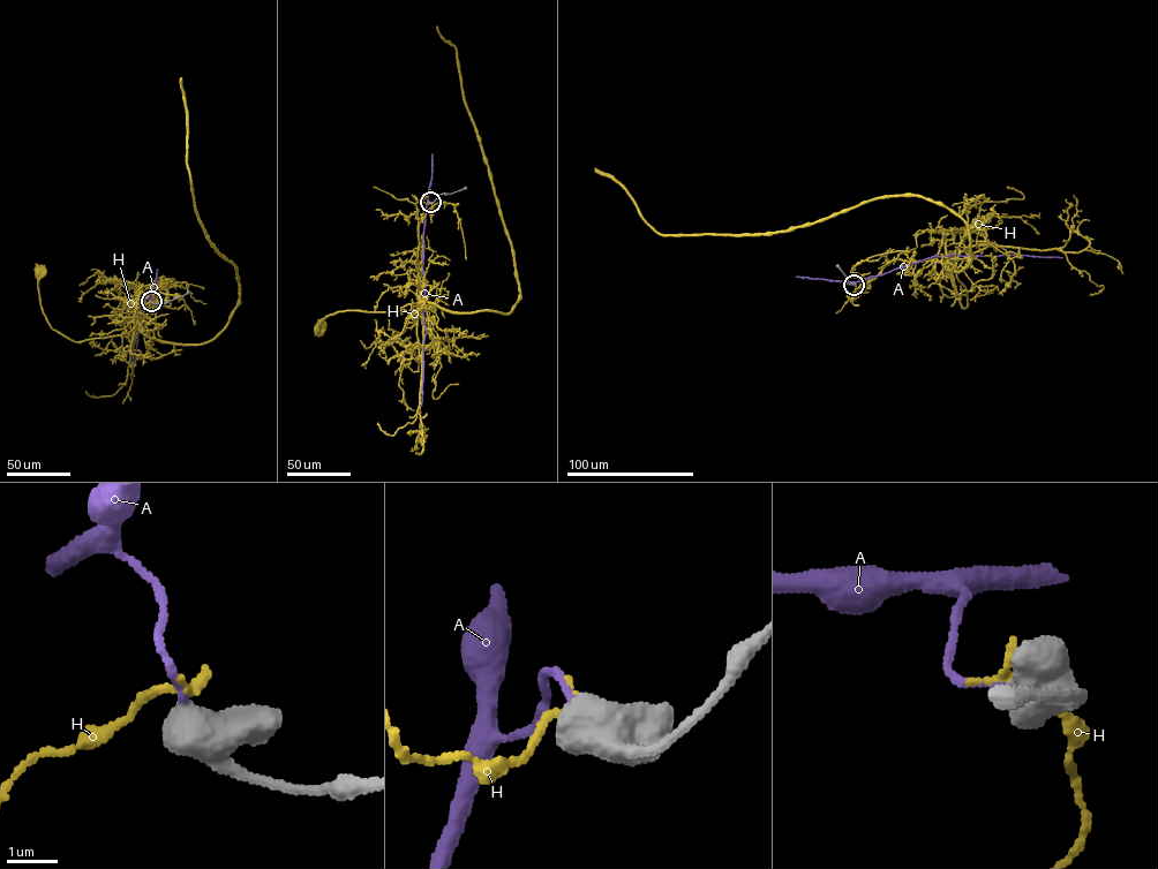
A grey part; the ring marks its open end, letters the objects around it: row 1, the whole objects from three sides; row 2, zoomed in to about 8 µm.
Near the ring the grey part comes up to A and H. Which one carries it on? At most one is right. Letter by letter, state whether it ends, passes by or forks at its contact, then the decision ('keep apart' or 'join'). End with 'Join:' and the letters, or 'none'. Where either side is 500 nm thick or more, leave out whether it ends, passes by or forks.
A: join
H: keep apart
Join: A

